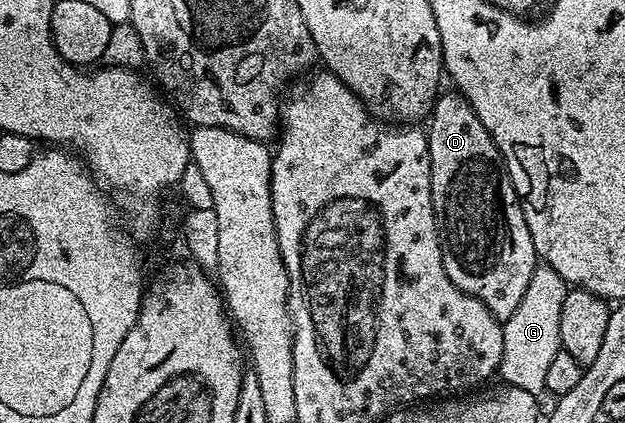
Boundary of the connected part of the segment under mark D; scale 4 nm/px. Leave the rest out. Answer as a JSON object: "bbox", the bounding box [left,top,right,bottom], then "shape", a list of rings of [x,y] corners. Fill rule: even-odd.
{"bbox":[427,89,539,320],"shape":[[[456,89],[447,90],[438,93],[427,118],[431,200],[441,236],[443,268],[451,276],[451,284],[478,298],[499,320],[506,320],[523,300],[539,259],[495,140],[467,99]]]}

